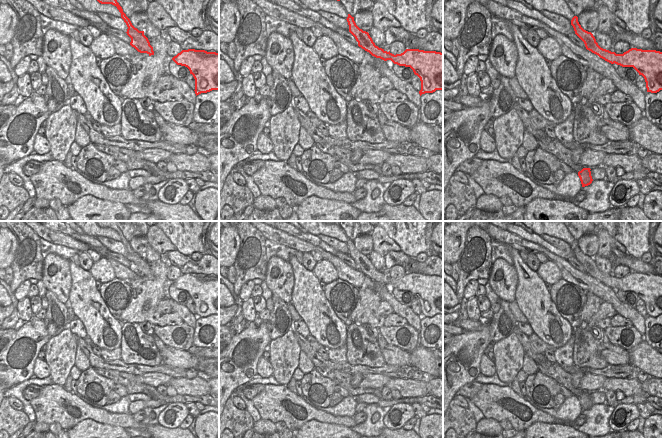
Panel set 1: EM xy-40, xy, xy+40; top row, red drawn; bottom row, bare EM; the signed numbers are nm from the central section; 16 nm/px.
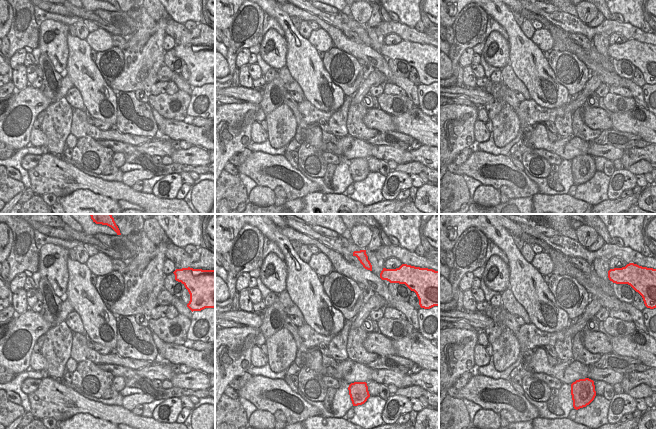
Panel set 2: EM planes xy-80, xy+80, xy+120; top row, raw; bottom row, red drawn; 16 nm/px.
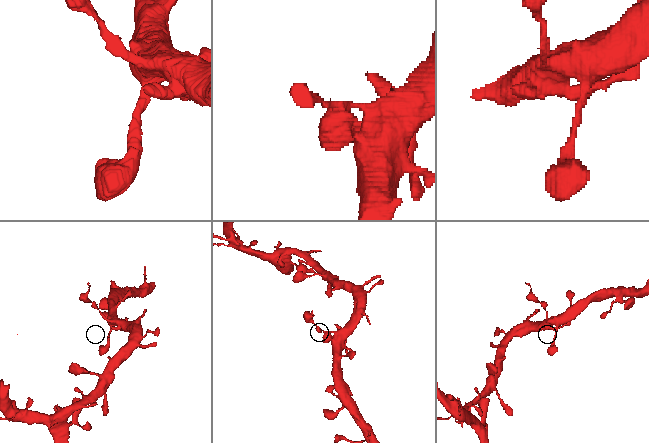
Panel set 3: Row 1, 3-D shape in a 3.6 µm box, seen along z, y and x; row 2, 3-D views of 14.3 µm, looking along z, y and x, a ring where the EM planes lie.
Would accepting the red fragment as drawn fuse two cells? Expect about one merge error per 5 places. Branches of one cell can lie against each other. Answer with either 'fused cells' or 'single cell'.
fused cells

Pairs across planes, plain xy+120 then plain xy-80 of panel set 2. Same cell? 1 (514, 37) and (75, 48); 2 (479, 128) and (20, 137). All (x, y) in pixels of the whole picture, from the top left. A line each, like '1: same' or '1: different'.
1: same
2: different

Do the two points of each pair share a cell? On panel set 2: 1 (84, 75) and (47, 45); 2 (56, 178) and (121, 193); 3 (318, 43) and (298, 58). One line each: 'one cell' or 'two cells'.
1: two cells
2: one cell
3: two cells

